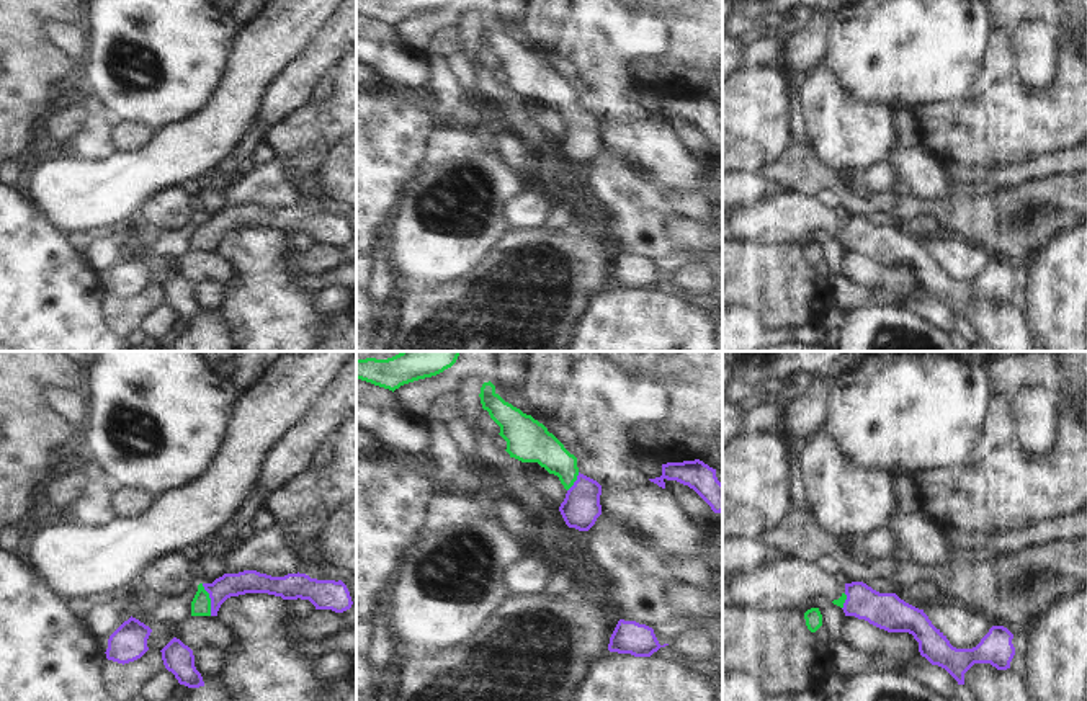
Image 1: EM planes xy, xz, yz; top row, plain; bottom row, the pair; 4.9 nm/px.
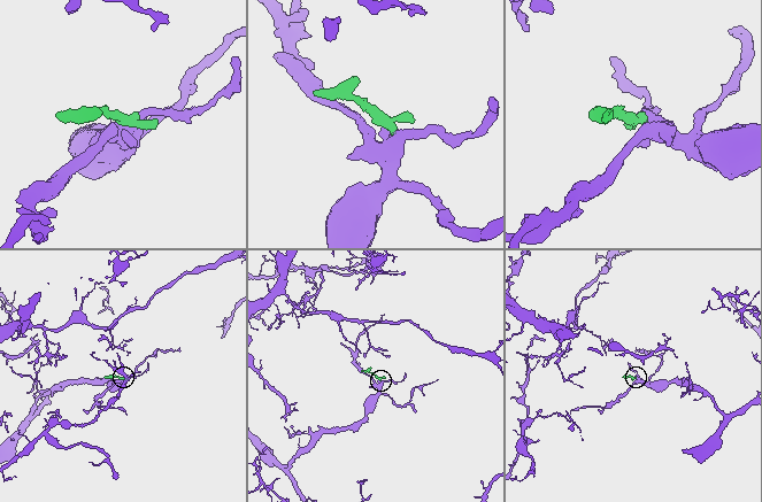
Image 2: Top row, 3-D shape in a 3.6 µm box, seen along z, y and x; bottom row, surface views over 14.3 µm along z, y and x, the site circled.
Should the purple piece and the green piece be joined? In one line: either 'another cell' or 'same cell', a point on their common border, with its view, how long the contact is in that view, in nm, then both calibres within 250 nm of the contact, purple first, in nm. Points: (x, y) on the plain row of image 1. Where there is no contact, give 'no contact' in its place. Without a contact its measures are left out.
same cell | xy (211, 234) | 170 nm | 120/100 nm

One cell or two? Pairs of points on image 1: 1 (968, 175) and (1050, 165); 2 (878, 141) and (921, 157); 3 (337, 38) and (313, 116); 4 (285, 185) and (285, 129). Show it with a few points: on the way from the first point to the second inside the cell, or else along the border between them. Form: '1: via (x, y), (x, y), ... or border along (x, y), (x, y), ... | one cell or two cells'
1: via (988, 175), (1030, 172) | one cell
2: border along (896, 144), (885, 160) | two cells
3: border along (306, 105), (293, 110), (273, 125) | two cells
4: border along (321, 142), (308, 142), (291, 154), (275, 156) | two cells

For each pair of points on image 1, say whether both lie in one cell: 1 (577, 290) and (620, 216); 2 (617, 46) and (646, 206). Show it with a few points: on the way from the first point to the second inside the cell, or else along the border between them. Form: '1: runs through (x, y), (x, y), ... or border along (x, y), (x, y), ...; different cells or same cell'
1: border along (597, 219), (602, 234), (620, 252); different cells
2: border along (603, 147), (639, 164), (669, 188); different cells

